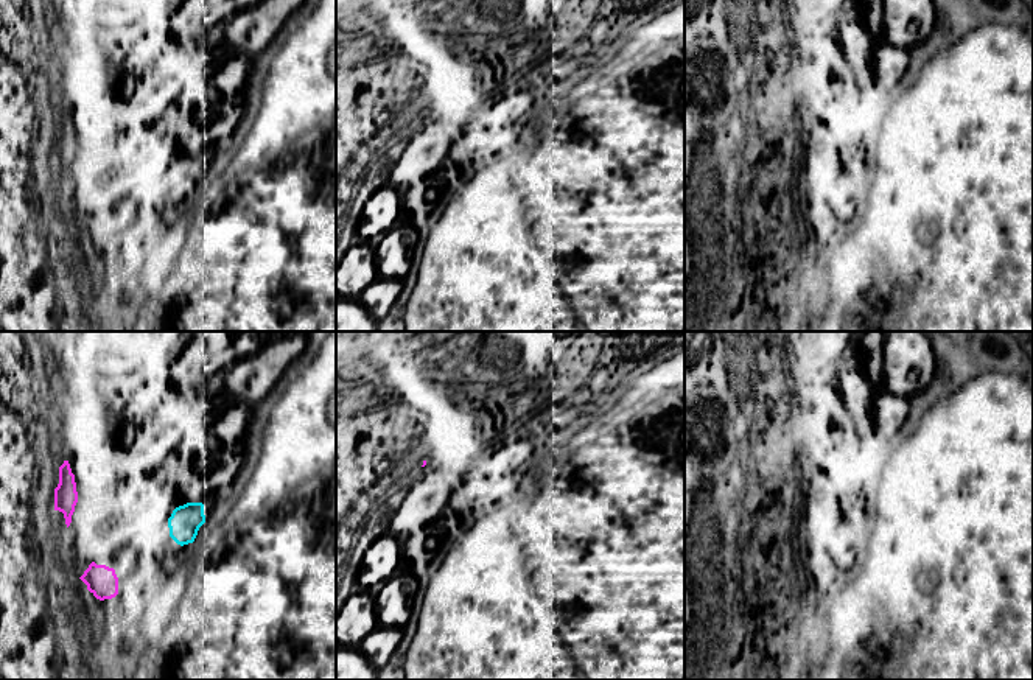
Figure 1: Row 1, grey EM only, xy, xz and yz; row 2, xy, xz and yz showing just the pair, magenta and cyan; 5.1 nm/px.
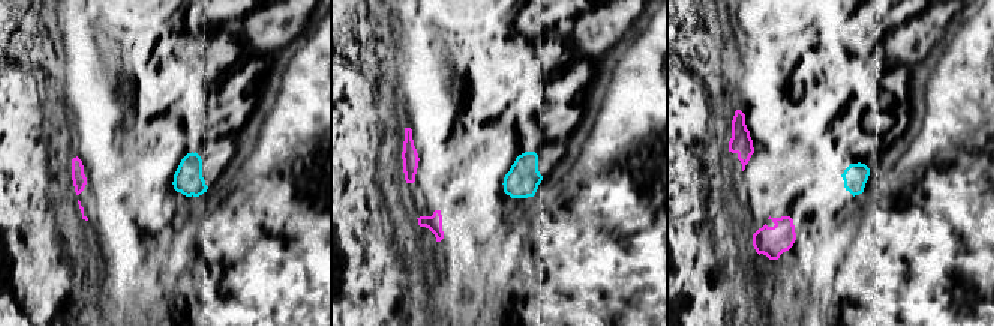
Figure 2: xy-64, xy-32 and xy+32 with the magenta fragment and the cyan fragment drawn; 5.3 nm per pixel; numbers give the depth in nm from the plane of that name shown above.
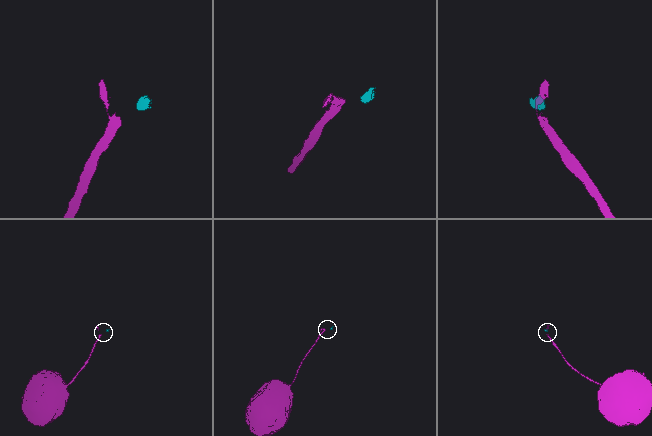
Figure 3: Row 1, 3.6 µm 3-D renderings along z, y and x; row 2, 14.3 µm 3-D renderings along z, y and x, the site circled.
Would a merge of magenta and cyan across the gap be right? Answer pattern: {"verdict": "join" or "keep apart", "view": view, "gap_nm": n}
{"verdict": "keep apart", "view": "xy", "gap_nm": 340}

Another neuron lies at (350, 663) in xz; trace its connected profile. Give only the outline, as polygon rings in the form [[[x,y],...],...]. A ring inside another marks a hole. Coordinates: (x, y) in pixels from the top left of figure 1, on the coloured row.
[[[358,647],[336,649],[336,680],[376,680],[378,669]]]

